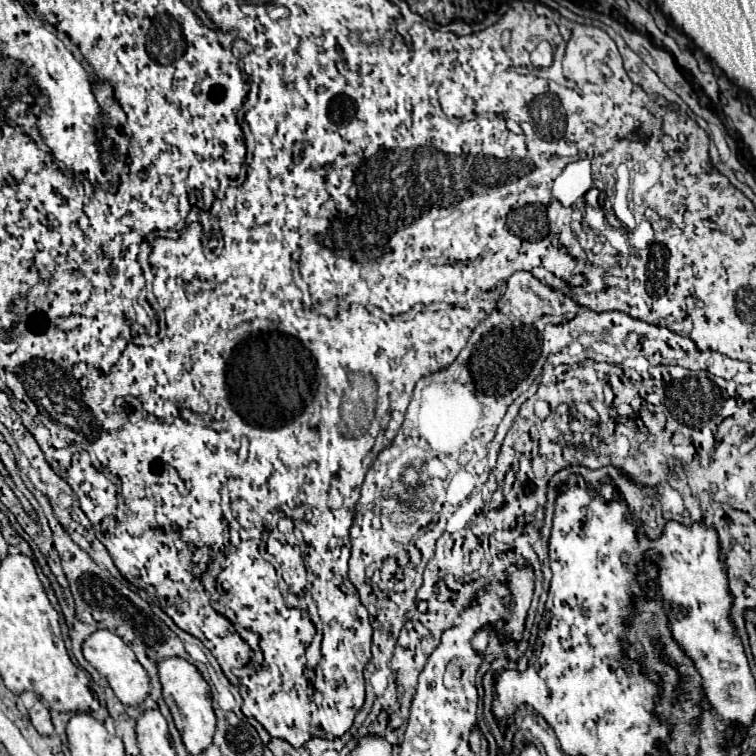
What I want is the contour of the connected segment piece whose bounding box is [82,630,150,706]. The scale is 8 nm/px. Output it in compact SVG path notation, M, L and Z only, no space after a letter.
M98 630L82 644L82 652L84 658L108 680L110 688L114 690L114 694L120 698L122 704L138 706L146 700L146 696L150 694L150 678L142 668L142 664L136 660L134 652L122 642L122 638L118 638L108 630Z

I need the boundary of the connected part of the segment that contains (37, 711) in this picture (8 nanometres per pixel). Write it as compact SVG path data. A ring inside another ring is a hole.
M36 700L34 706L30 708L30 720L40 734L44 734L44 736L54 734L54 726L50 722L50 710L42 700Z

